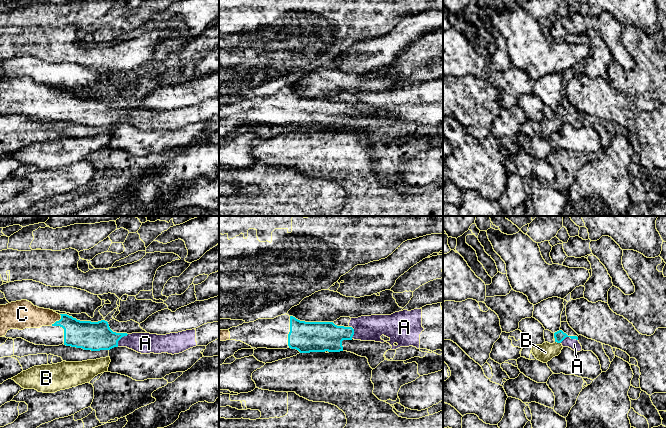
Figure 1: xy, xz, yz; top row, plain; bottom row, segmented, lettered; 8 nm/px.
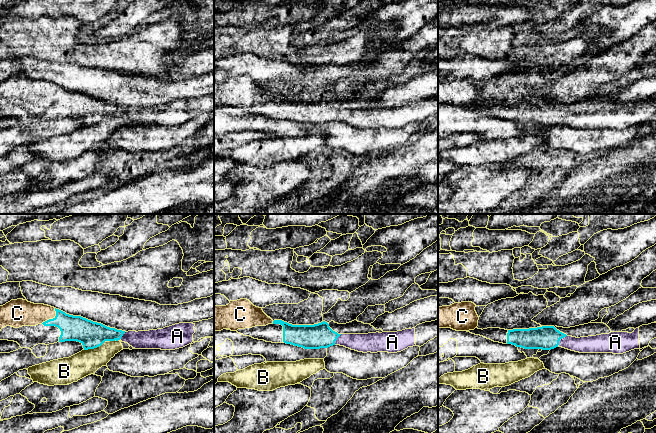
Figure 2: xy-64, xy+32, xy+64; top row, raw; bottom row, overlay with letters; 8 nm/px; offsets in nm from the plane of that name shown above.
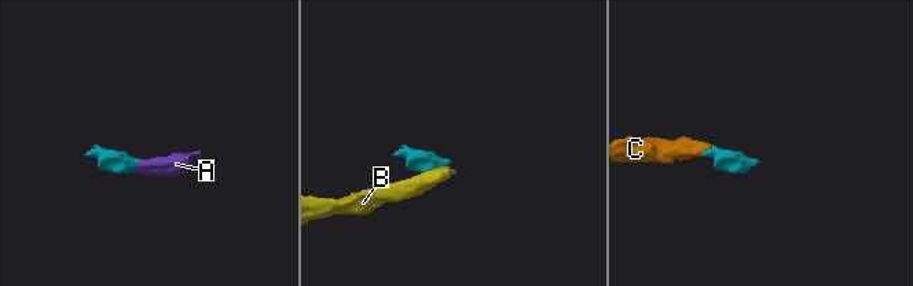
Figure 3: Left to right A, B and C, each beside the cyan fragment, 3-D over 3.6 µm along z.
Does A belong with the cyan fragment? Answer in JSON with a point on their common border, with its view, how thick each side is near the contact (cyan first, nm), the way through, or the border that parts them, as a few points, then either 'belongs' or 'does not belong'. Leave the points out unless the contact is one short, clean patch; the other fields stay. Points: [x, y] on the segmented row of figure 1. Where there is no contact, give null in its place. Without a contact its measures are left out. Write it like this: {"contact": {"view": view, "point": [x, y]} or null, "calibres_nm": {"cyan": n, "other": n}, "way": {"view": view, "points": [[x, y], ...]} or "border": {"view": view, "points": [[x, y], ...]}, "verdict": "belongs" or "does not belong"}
{"contact": {"view": "yz", "point": [568, 336]}, "calibres_nm": {"cyan": 90, "other": 90}, "way": {"view": "yz", "points": [[559, 336], [568, 336], [574, 344]]}, "verdict": "belongs"}

